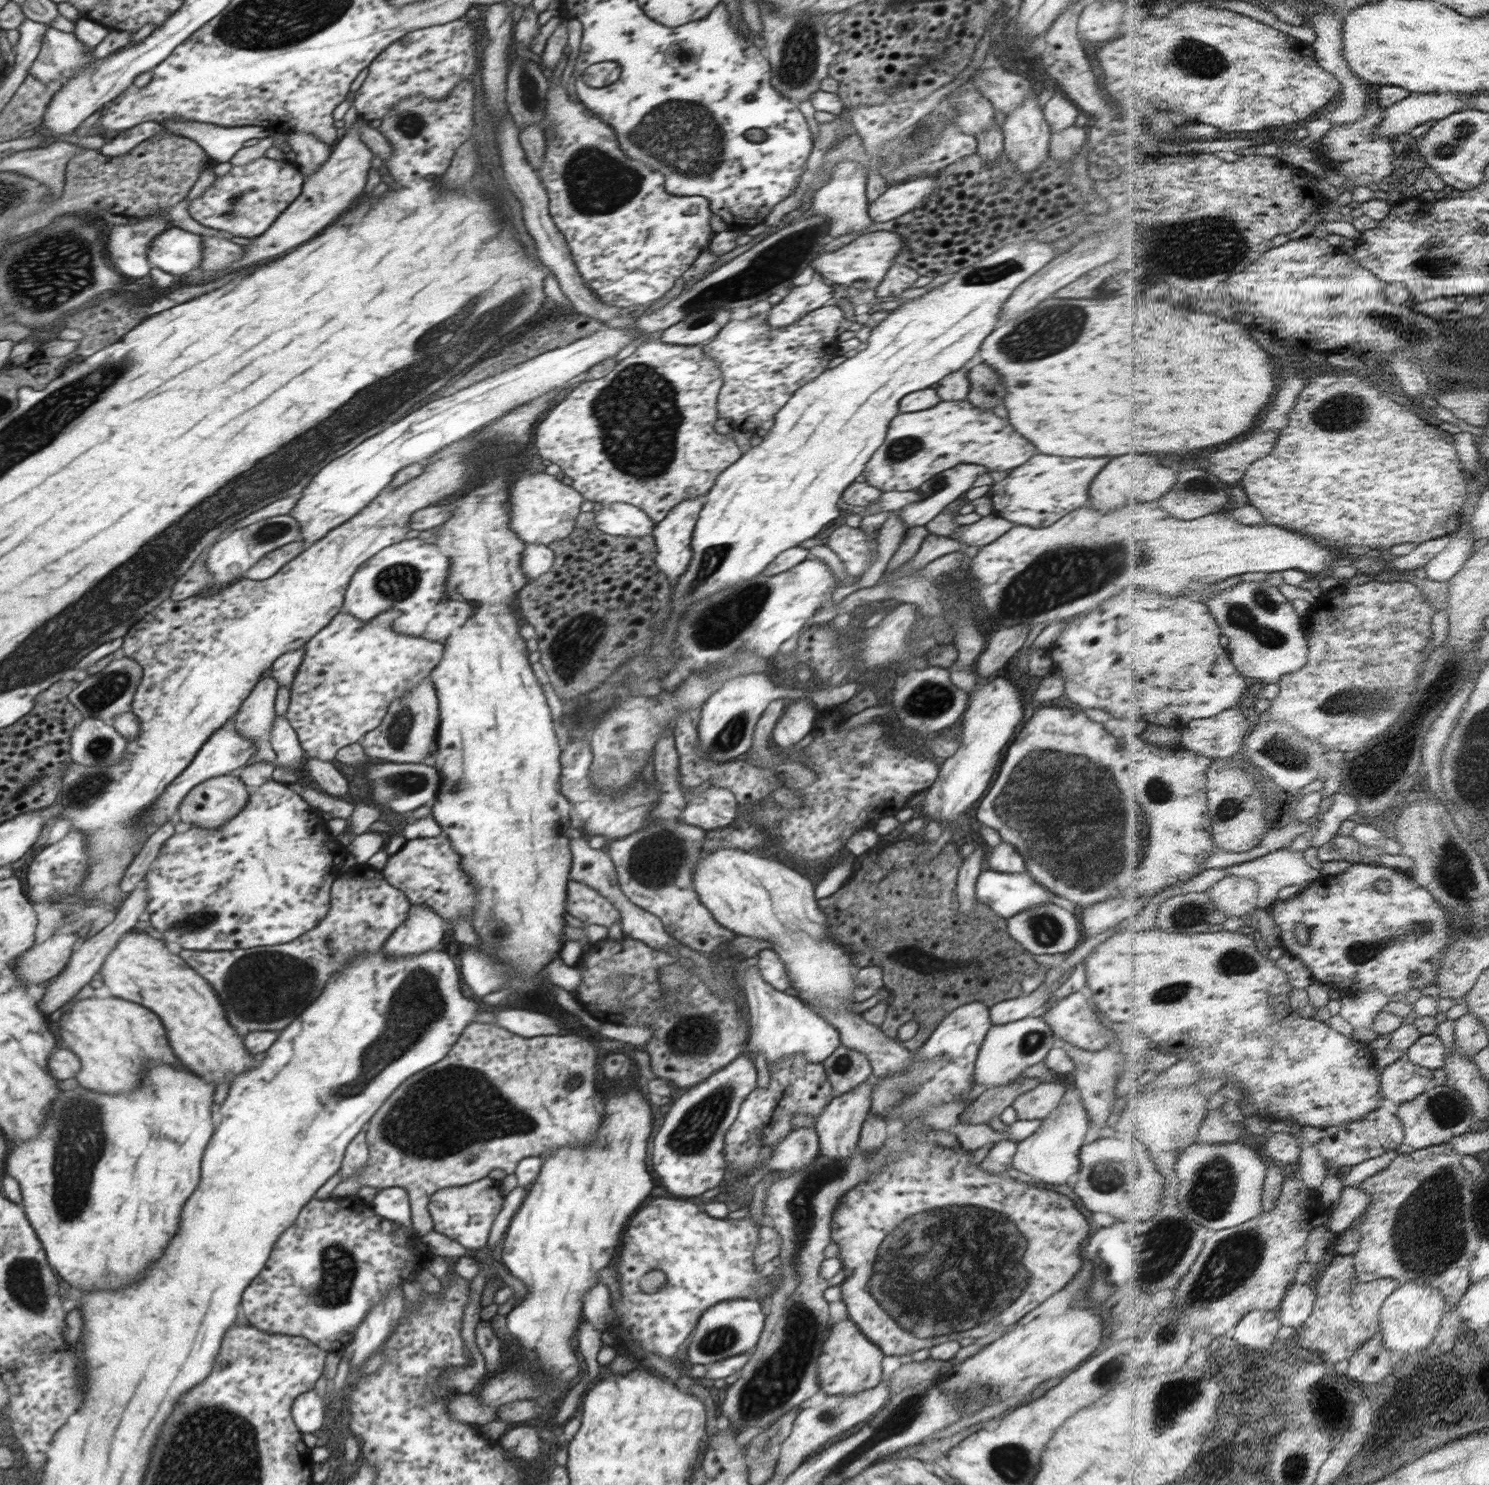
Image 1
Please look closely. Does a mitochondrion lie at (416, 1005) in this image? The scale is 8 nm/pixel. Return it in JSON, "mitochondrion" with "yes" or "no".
{"mitochondrion":"yes"}

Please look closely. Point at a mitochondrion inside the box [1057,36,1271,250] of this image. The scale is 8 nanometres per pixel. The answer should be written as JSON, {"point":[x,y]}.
{"point":[1193,57]}

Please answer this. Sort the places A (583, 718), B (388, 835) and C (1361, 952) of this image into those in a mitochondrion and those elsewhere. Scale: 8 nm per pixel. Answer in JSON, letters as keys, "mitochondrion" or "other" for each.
{"A":"mitochondrion","B":"other","C":"mitochondrion"}

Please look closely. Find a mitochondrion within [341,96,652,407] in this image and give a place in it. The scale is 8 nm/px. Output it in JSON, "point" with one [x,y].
{"point":[597,183]}

